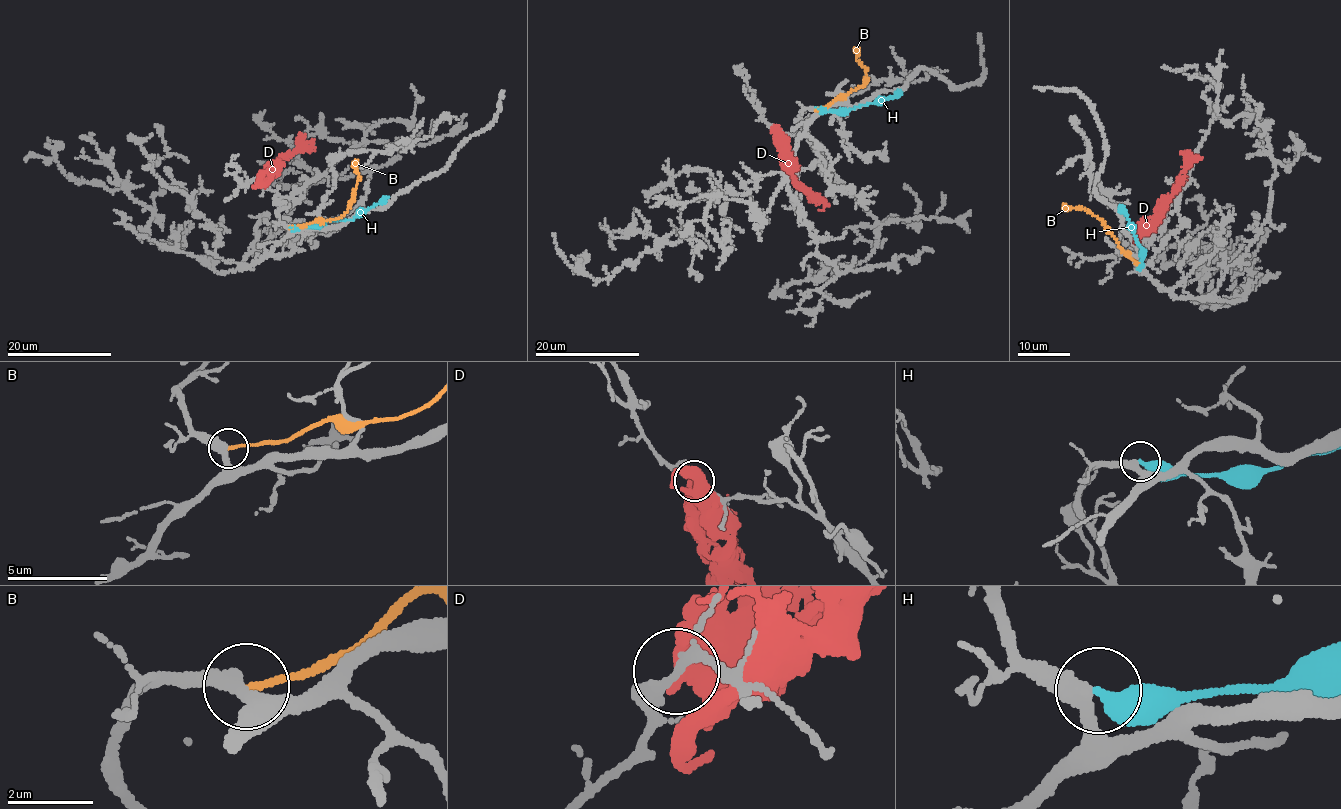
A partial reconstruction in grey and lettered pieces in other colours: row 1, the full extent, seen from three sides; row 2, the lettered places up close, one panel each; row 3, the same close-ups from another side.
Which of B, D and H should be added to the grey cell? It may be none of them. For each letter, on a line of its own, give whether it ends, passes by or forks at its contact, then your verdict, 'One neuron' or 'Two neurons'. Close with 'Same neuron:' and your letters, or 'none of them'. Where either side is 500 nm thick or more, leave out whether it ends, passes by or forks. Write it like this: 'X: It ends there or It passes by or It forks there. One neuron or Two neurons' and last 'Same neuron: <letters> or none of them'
B: It ends there. Two neurons
D: Two neurons
H: It ends there. Two neurons
Same neuron: none of them

